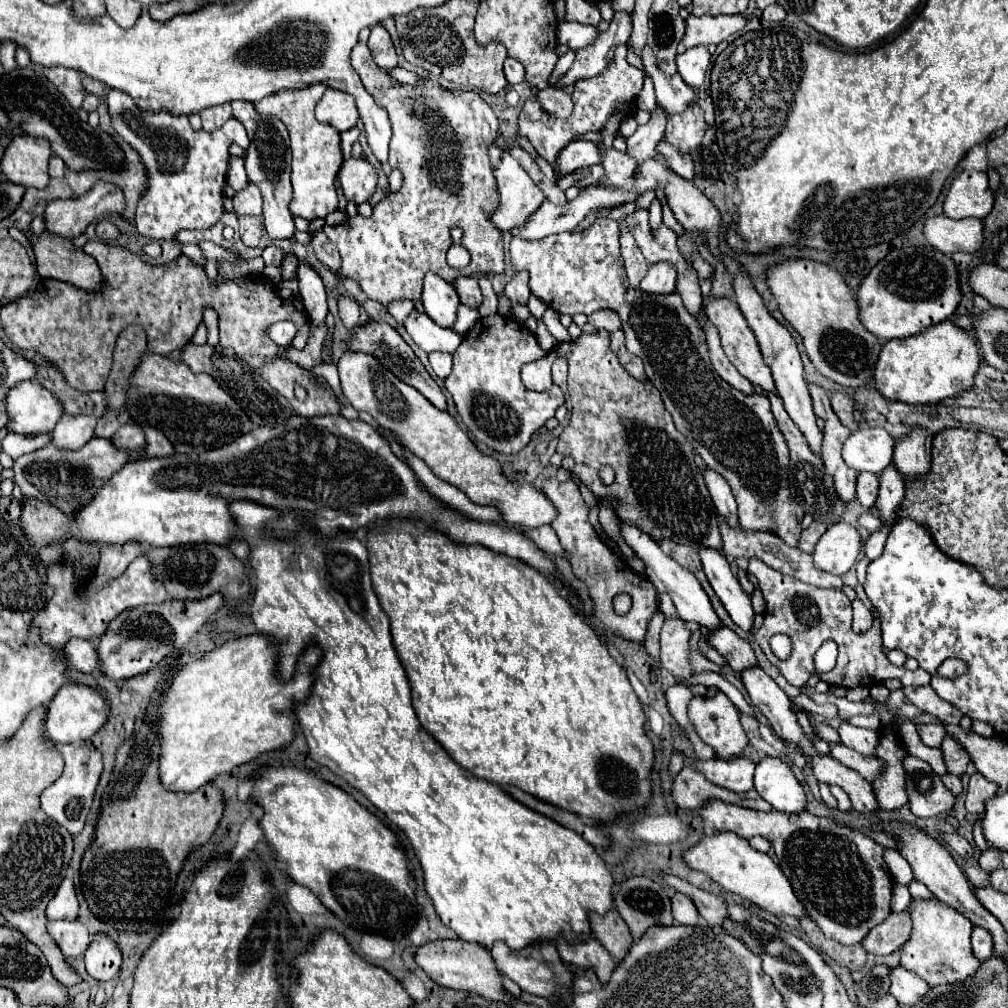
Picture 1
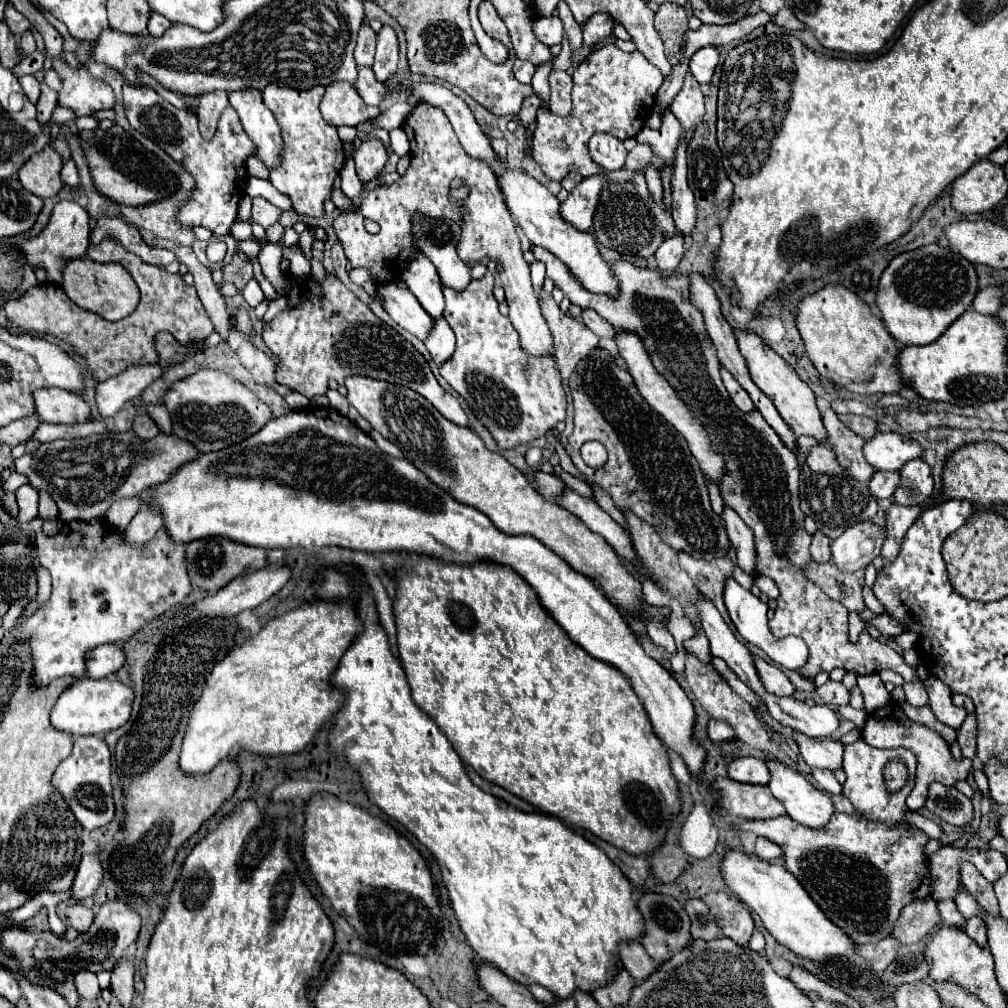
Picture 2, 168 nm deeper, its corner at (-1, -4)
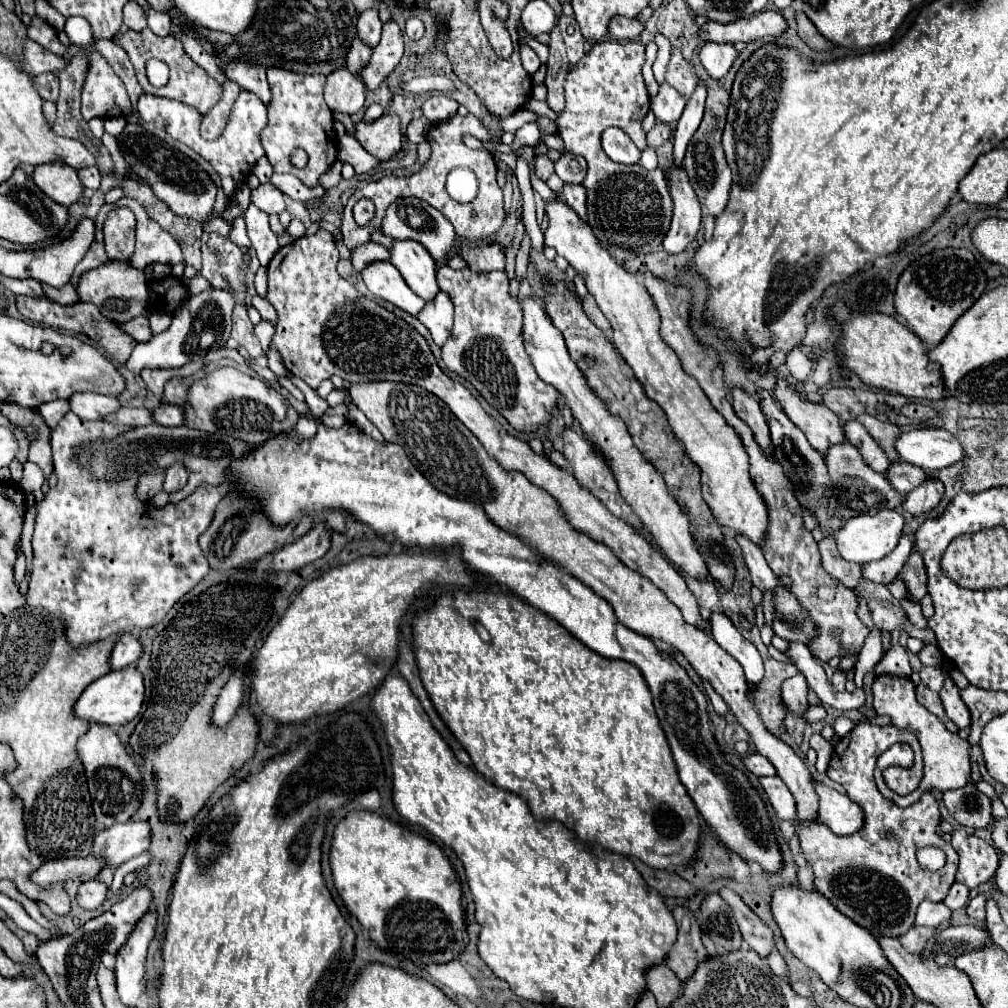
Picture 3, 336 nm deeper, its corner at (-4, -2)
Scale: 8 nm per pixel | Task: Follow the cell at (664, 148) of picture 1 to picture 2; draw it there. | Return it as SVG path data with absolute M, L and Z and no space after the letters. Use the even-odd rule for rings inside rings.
M667 111L663 115L663 123L661 129L651 131L651 129L641 129L635 139L639 145L649 145L651 151L667 165L673 167L675 161L675 153L677 153L677 145L683 137L683 129L679 129L679 121L675 121L675 117L671 117L671 111Z

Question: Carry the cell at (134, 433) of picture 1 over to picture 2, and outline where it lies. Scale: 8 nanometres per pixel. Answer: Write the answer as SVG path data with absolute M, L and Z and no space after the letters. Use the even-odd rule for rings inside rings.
M139 415L139 417L133 421L131 431L133 431L139 439L143 439L143 441L149 441L149 439L155 437L155 433L159 433L157 425L155 425L147 415Z

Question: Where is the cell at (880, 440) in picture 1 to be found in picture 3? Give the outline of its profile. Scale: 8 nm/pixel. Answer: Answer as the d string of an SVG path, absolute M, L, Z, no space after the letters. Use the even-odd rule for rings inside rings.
M916 429L902 433L896 443L902 461L916 463L926 471L940 471L964 459L964 447L946 429Z

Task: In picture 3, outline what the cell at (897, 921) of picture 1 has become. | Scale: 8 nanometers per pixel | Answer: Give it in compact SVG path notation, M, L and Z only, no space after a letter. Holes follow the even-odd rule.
M922 901L918 905L916 913L916 925L924 927L938 927L938 925L948 925L950 921L950 909L944 903L934 903L934 901Z

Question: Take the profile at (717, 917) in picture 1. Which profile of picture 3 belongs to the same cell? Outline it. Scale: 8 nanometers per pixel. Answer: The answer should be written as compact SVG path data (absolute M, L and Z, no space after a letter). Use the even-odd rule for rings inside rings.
M722 889L720 895L726 899L726 903L732 907L736 923L742 931L742 937L746 939L746 943L750 945L750 949L754 949L762 959L766 959L774 947L774 937L772 937L772 929L760 921L760 917L730 889Z

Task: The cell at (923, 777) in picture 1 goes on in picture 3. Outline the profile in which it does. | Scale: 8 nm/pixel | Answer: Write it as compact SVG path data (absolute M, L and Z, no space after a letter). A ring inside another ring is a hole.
M974 783L944 793L944 803L954 819L970 829L984 829L992 821L990 799L976 789Z

